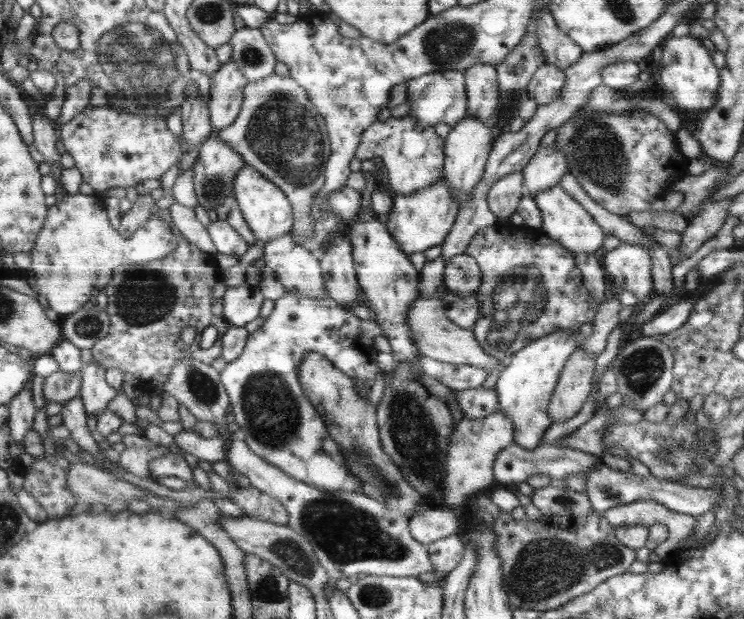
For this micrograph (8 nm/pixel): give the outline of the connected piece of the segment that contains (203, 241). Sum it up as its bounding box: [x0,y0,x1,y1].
[168,203,217,254]

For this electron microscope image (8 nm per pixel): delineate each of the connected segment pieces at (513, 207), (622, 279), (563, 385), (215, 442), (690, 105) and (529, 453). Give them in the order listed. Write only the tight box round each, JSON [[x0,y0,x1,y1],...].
[[487,171,526,219],[603,242,654,303],[548,346,596,423],[174,430,228,464],[660,35,720,114],[493,442,603,485]]

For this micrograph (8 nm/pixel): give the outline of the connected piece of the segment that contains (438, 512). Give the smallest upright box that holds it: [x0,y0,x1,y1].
[409,505,460,545]

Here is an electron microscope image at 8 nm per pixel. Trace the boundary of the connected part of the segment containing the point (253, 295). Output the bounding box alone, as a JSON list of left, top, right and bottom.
[223,283,265,327]

